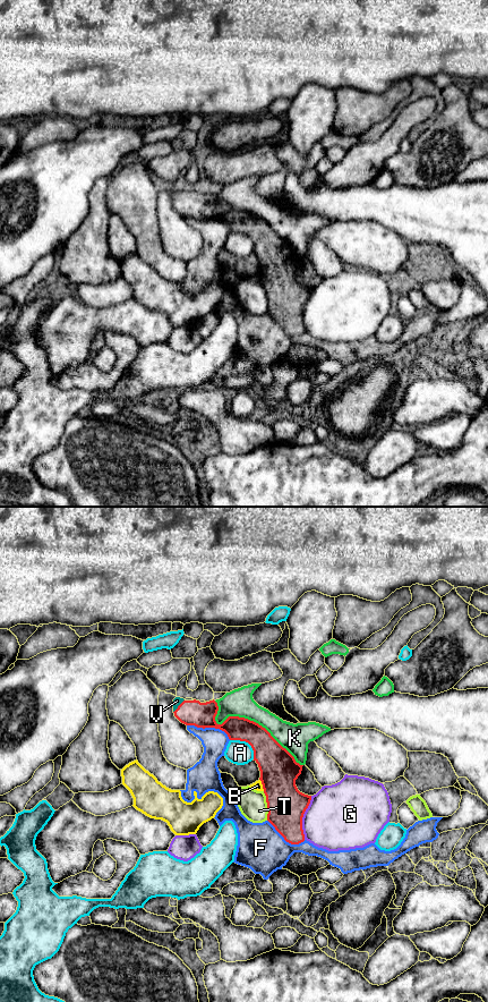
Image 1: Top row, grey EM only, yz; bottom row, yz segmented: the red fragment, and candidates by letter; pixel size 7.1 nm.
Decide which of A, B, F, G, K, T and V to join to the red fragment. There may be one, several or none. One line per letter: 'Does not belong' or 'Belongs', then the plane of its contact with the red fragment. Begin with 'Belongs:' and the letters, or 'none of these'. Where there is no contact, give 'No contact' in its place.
Belongs: V
A: Does not belong. Touches red in yz
B: Does not belong. Touches red in yz
F: Does not belong. Touches red in yz
G: Does not belong. Touches red in yz
K: Does not belong. Touches red in yz
T: Does not belong. Touches red in yz
V: Belongs. Touches red in yz

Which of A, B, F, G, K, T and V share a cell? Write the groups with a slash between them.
A / B / F / G / K / T / V

